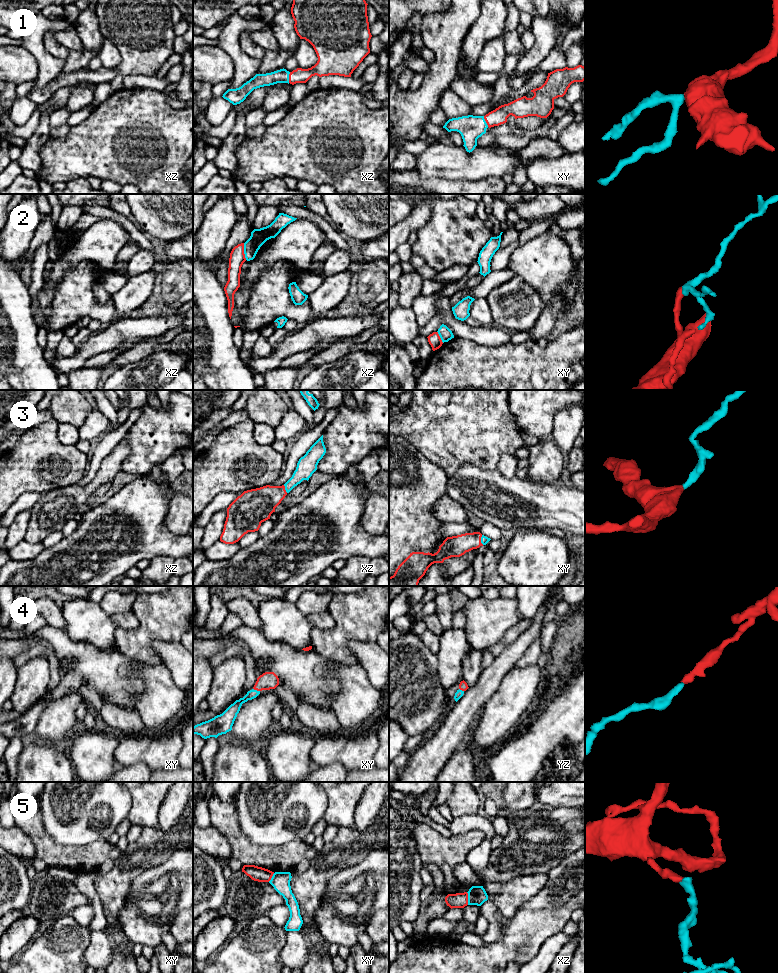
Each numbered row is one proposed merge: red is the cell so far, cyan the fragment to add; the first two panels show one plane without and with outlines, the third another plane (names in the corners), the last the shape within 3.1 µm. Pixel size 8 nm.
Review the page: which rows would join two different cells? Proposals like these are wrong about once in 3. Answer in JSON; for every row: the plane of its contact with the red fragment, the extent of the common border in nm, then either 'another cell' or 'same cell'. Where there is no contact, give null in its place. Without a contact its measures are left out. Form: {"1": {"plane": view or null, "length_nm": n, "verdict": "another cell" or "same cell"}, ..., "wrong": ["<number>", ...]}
{"1": {"plane": "xz", "length_nm": 90, "verdict": "same cell"}, "2": {"plane": "xz", "length_nm": 140, "verdict": "another cell"}, "3": {"plane": "xy", "length_nm": 80, "verdict": "same cell"}, "4": {"plane": "xy", "length_nm": 60, "verdict": "same cell"}, "5": {"plane": "xz", "length_nm": 110, "verdict": "another cell"}, "wrong": ["2", "5"]}

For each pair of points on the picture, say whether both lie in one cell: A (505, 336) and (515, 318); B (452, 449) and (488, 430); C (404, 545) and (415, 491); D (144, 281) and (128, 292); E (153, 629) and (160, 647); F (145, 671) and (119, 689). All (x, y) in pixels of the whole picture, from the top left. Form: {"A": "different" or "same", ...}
{"A": "different", "B": "same", "C": "same", "D": "same", "E": "different", "F": "different"}

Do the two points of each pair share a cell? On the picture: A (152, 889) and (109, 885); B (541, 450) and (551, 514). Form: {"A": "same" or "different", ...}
{"A": "different", "B": "different"}

